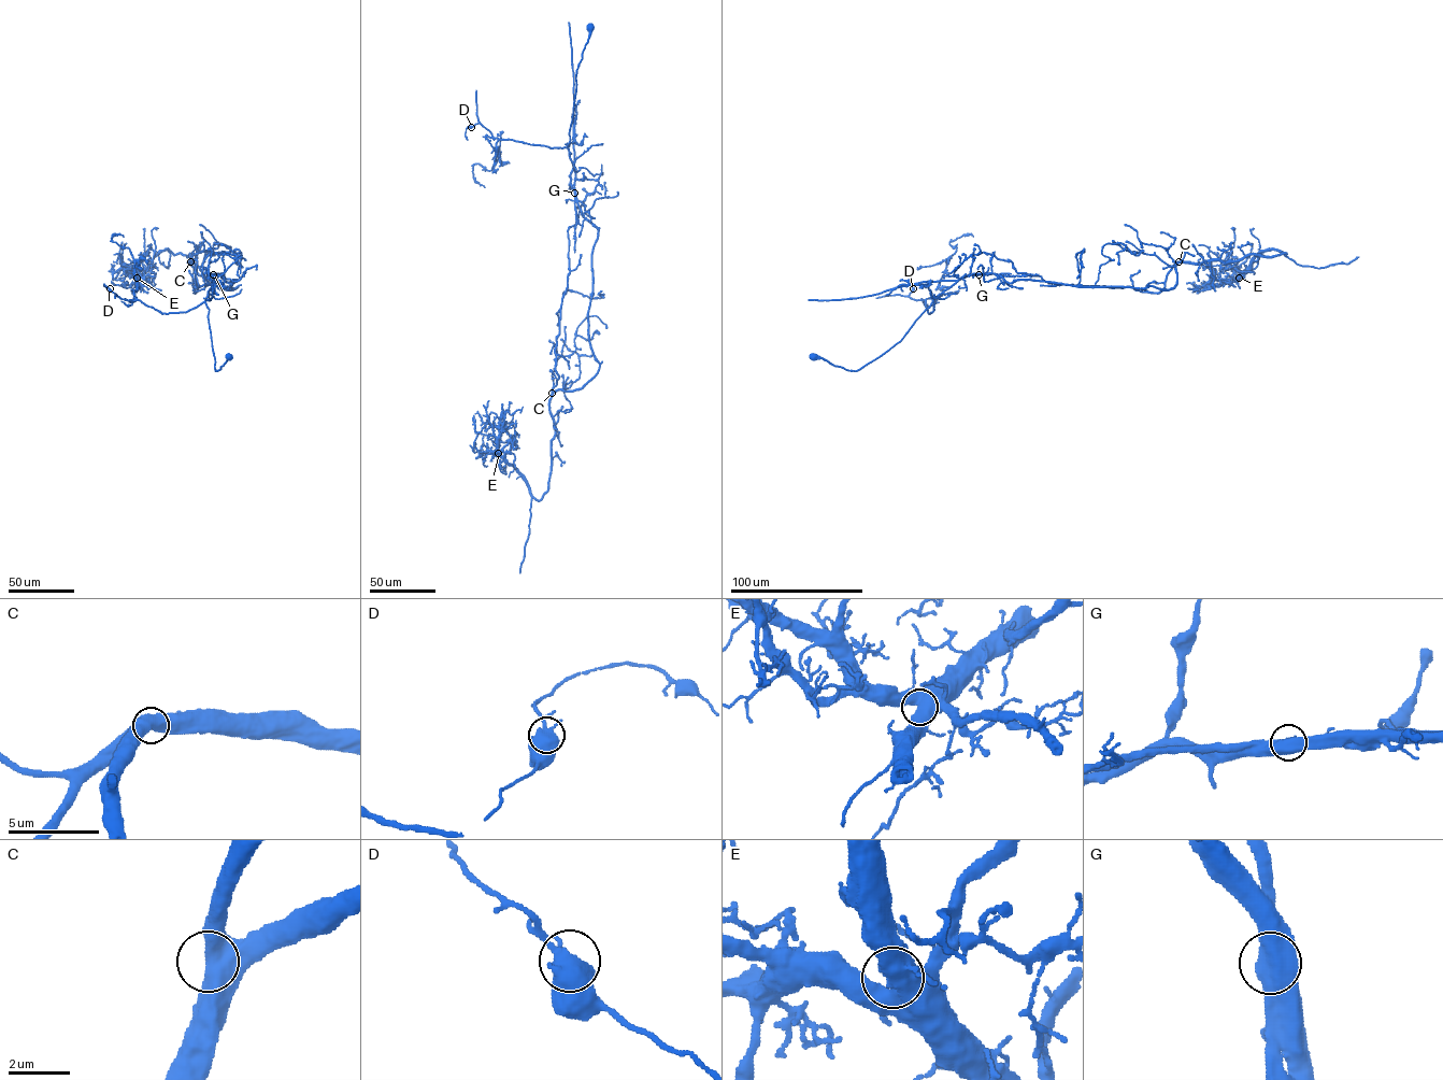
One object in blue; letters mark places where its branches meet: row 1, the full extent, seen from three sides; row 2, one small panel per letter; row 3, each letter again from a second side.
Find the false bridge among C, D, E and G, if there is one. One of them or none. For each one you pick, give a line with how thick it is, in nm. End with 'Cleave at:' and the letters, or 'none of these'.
G: 700 nm
Cleave at: G

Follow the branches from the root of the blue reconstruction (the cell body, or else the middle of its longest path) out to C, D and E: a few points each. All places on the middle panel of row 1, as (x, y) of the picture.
C: (590, 27), (567, 146), (576, 202), (598, 229), (587, 322), (599, 368), (581, 388), (552, 393)
D: (590, 27), (576, 70), (570, 140), (566, 146), (549, 147), (494, 138), (479, 122), (471, 127)
E: (590, 27), (567, 146), (576, 202), (598, 229), (587, 322), (599, 368), (553, 394), (540, 499), (498, 453)

